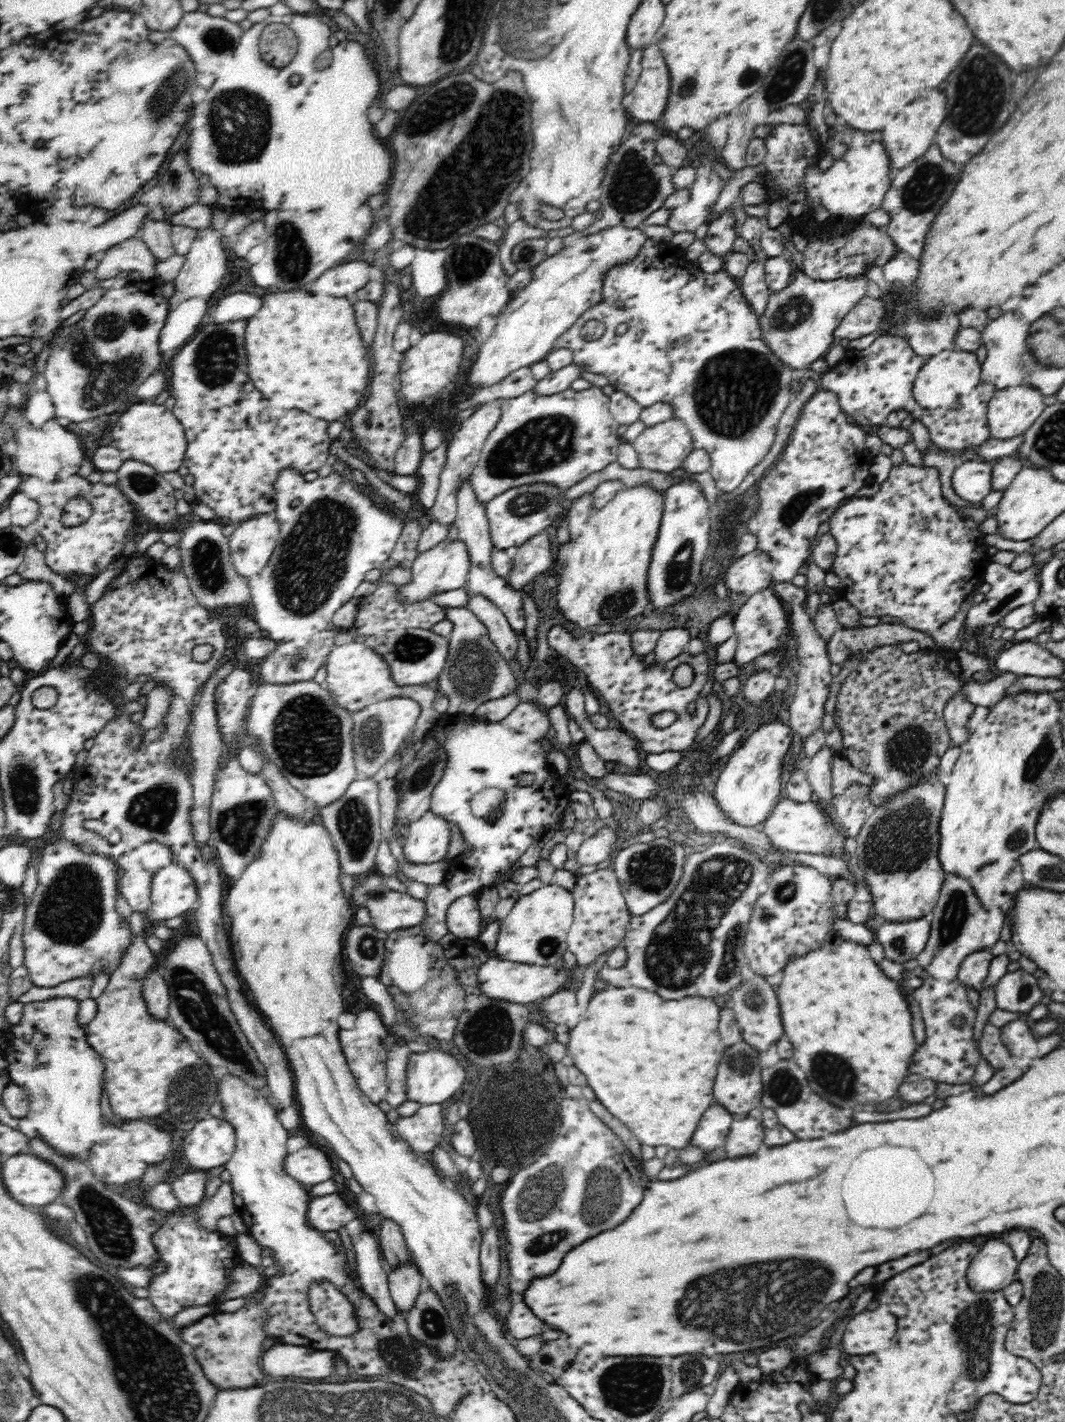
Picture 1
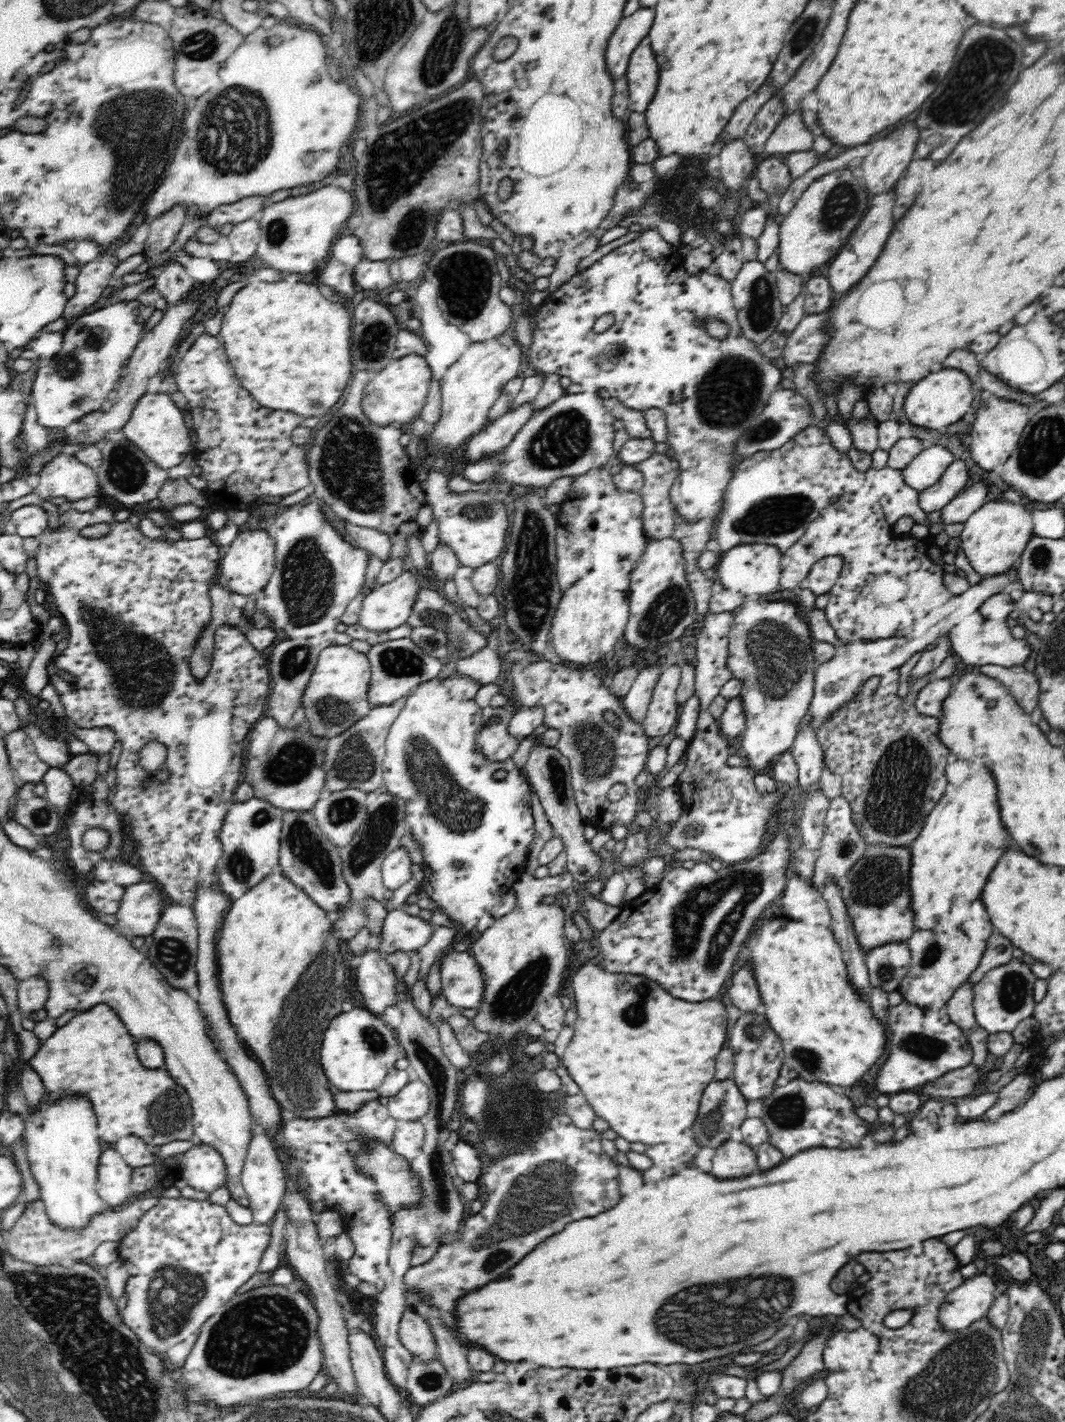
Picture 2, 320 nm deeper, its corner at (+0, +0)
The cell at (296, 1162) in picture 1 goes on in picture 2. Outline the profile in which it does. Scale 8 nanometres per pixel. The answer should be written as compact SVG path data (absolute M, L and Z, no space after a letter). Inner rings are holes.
M267 1132L258 1133L250 1141L247 1150L246 1160L242 1166L240 1183L248 1195L249 1207L253 1212L253 1219L256 1223L267 1224L273 1220L275 1214L281 1208L282 1196L284 1191L291 1188L287 1175L284 1173L284 1165L280 1161L278 1149Z

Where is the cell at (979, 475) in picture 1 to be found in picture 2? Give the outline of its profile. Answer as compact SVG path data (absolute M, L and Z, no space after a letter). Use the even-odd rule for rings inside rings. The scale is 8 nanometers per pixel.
M956 458L936 484L919 492L920 509L926 514L938 513L954 496L964 490L968 480L970 476L966 463Z

